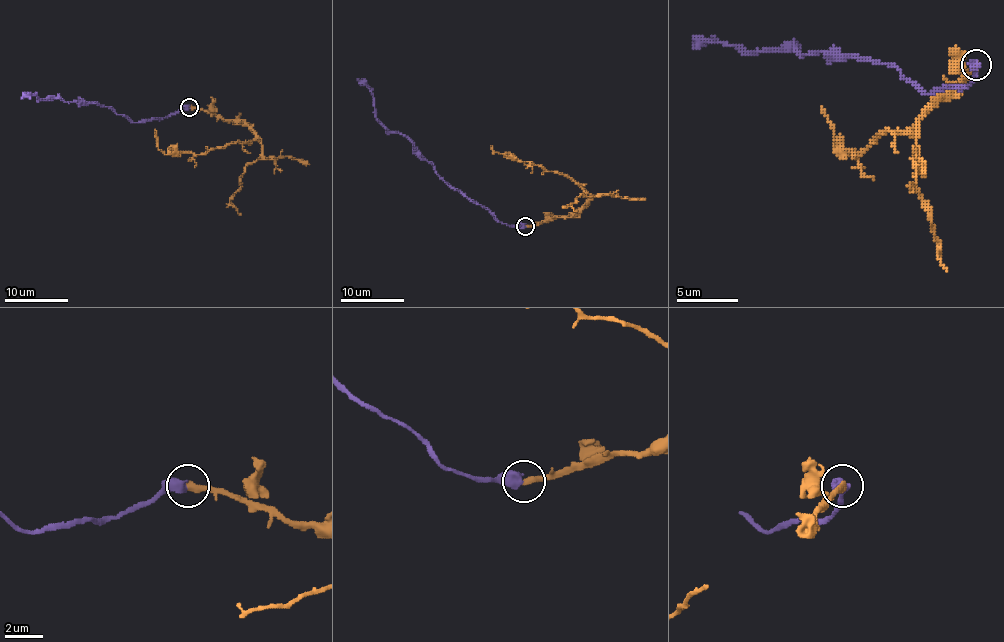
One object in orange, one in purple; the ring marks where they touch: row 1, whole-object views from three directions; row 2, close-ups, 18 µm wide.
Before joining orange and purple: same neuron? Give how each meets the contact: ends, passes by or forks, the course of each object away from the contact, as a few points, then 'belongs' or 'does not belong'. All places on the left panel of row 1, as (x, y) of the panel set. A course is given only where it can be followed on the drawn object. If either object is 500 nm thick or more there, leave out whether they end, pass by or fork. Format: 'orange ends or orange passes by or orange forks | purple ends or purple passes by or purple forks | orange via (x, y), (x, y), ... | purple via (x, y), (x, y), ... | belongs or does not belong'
orange via (190, 107), (225, 119), (240, 119), (255, 137), (201, 154), (164, 154), (158, 148), (155, 129) | purple via (188, 107), (163, 119), (134, 122), (112, 108), (78, 100), (38, 100), (35, 95), (21, 99) | does not belong

